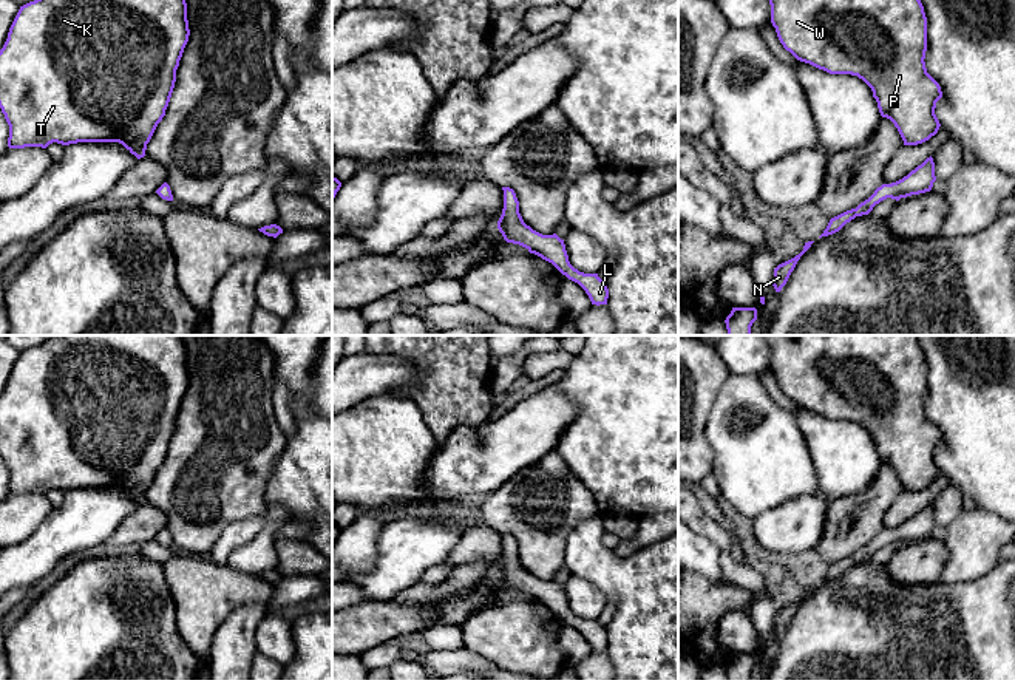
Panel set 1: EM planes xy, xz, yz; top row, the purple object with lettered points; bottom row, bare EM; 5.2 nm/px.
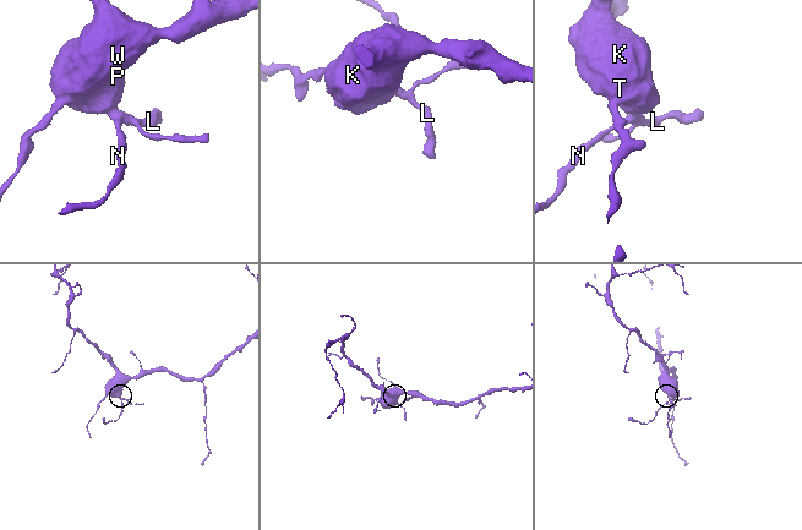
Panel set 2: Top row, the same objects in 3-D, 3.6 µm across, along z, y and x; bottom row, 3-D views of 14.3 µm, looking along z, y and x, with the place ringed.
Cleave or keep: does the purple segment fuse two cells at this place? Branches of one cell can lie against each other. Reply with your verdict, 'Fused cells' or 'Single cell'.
Fused cells

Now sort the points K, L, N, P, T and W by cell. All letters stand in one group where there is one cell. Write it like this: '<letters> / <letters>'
K L P T W / N

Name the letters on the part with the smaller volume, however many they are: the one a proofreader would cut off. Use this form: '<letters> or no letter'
N

